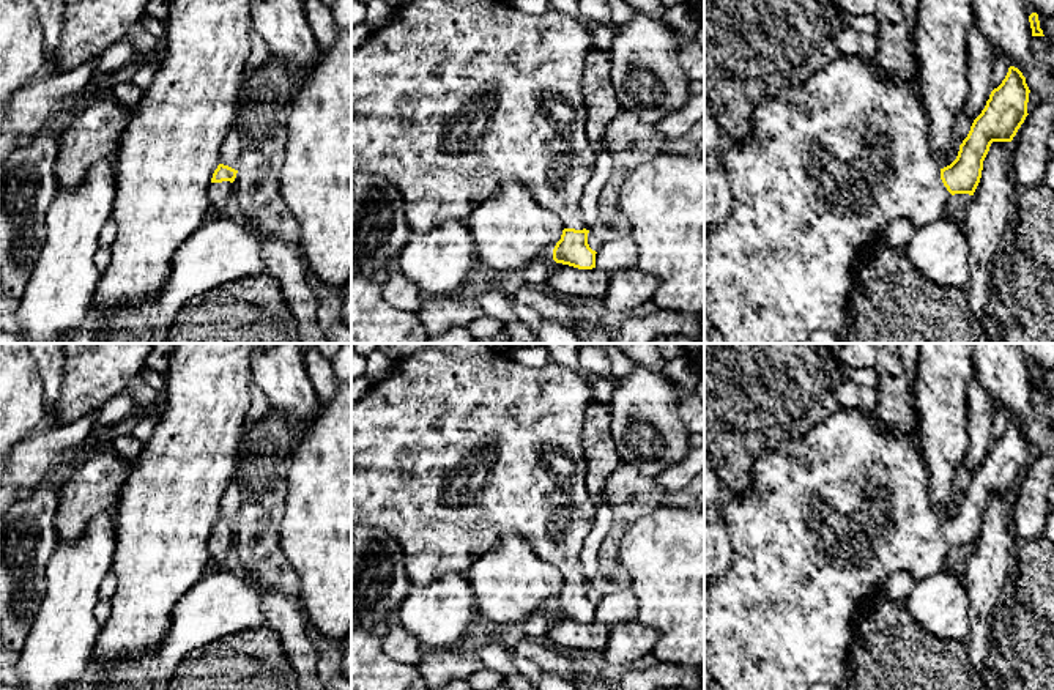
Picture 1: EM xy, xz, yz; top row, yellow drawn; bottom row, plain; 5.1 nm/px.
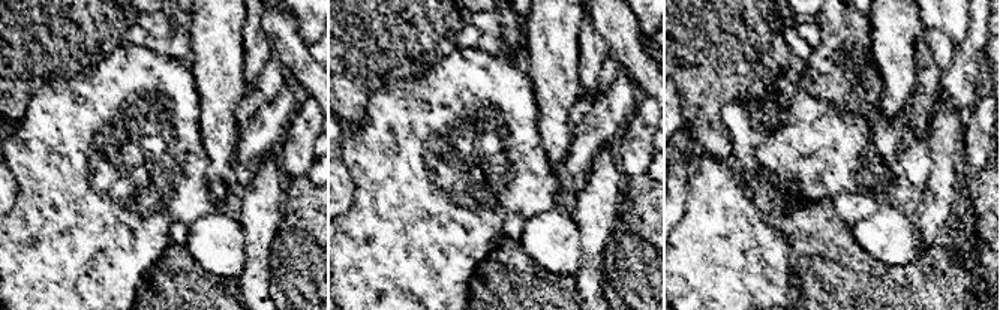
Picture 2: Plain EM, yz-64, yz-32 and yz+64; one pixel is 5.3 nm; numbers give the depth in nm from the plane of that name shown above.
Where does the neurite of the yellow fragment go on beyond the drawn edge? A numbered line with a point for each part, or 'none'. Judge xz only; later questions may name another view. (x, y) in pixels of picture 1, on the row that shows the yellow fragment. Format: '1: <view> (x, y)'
1: xz (451, 100)

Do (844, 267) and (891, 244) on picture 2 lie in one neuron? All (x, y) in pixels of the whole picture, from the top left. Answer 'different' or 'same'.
different

